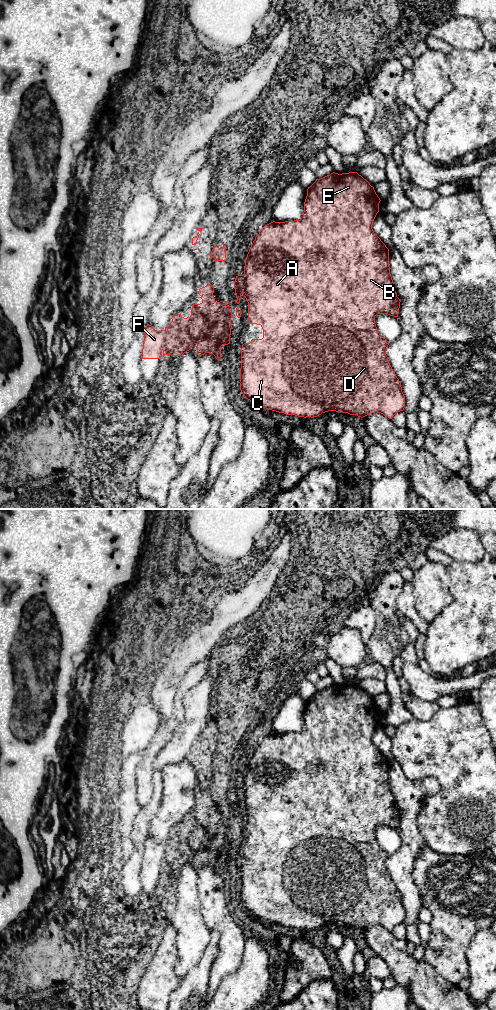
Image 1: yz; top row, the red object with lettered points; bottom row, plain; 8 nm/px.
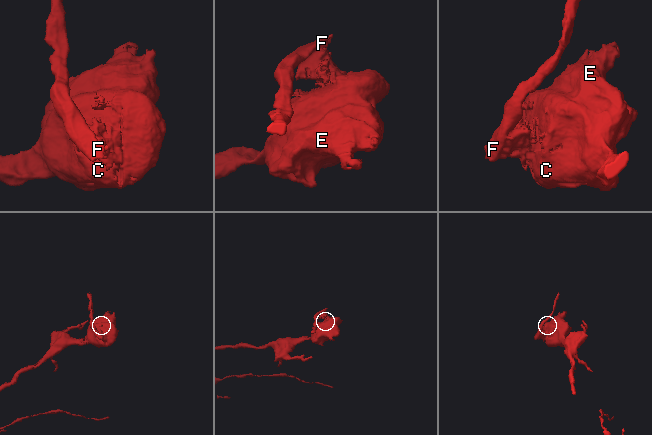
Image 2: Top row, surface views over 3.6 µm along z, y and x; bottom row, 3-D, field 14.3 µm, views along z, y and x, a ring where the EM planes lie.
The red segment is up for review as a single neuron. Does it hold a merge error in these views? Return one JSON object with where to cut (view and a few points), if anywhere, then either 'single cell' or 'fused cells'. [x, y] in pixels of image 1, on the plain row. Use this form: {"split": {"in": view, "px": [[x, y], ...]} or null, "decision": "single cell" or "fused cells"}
{"split": {"in": "yz", "px": [[166, 843], [166, 853], [162, 861]]}, "decision": "fused cells"}

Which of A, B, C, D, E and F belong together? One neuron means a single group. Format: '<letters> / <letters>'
A B C D E / F

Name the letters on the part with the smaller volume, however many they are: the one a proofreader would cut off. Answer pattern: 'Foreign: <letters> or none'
Foreign: F

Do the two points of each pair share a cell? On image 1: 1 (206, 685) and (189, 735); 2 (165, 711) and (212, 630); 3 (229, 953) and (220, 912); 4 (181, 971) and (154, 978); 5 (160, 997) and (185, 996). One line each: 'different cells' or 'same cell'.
1: same cell
2: same cell
3: same cell
4: different cells
5: different cells

